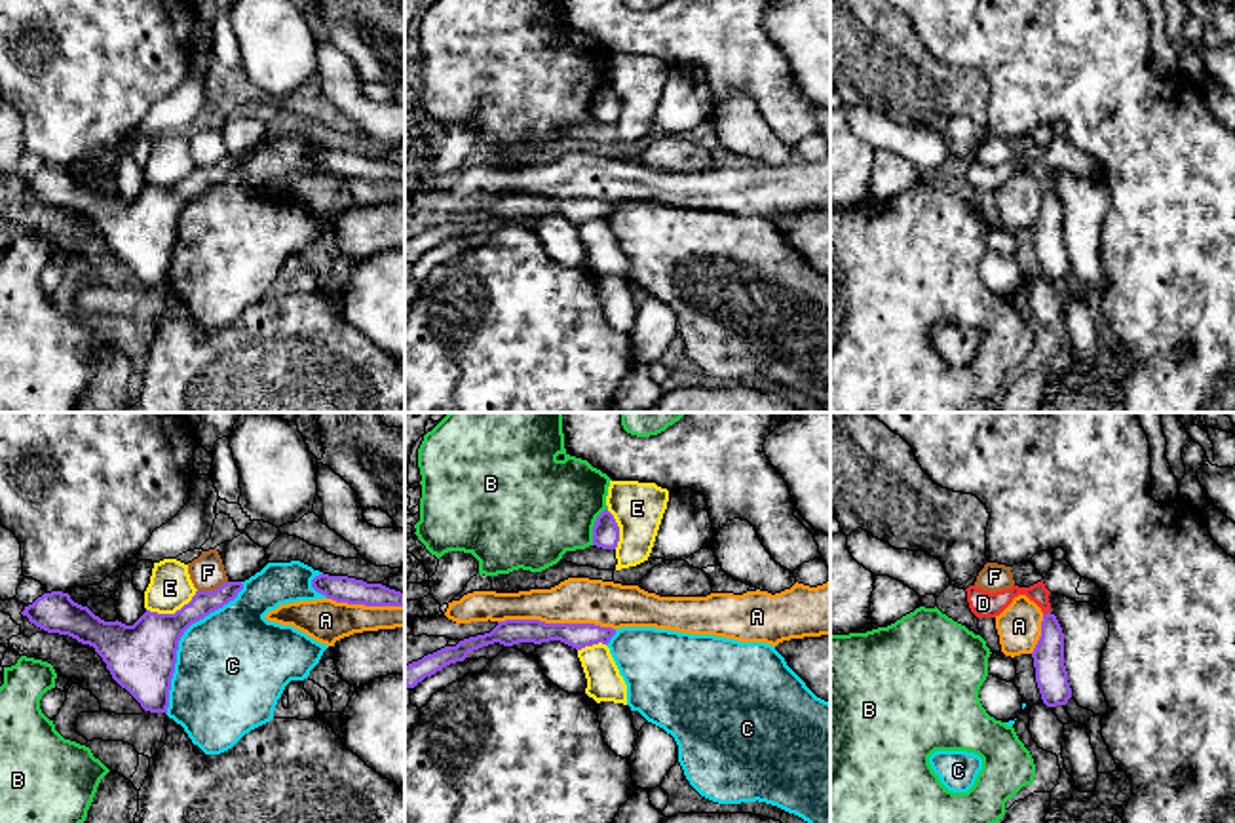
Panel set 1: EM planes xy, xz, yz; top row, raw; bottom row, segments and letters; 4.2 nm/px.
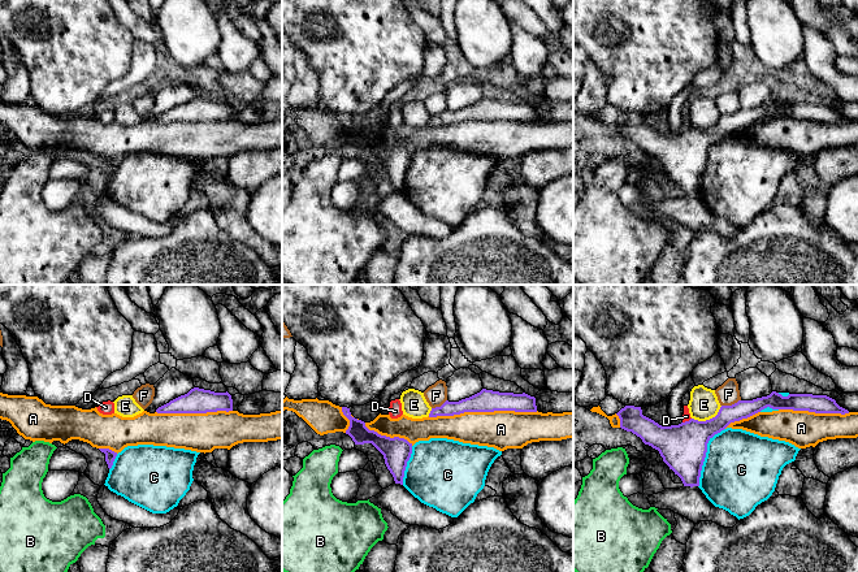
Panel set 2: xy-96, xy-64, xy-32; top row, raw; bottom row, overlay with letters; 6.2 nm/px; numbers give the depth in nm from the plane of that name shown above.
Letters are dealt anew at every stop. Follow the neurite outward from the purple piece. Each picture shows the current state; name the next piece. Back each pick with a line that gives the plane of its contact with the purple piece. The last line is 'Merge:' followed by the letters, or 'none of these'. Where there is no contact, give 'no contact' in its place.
Merge: none of these

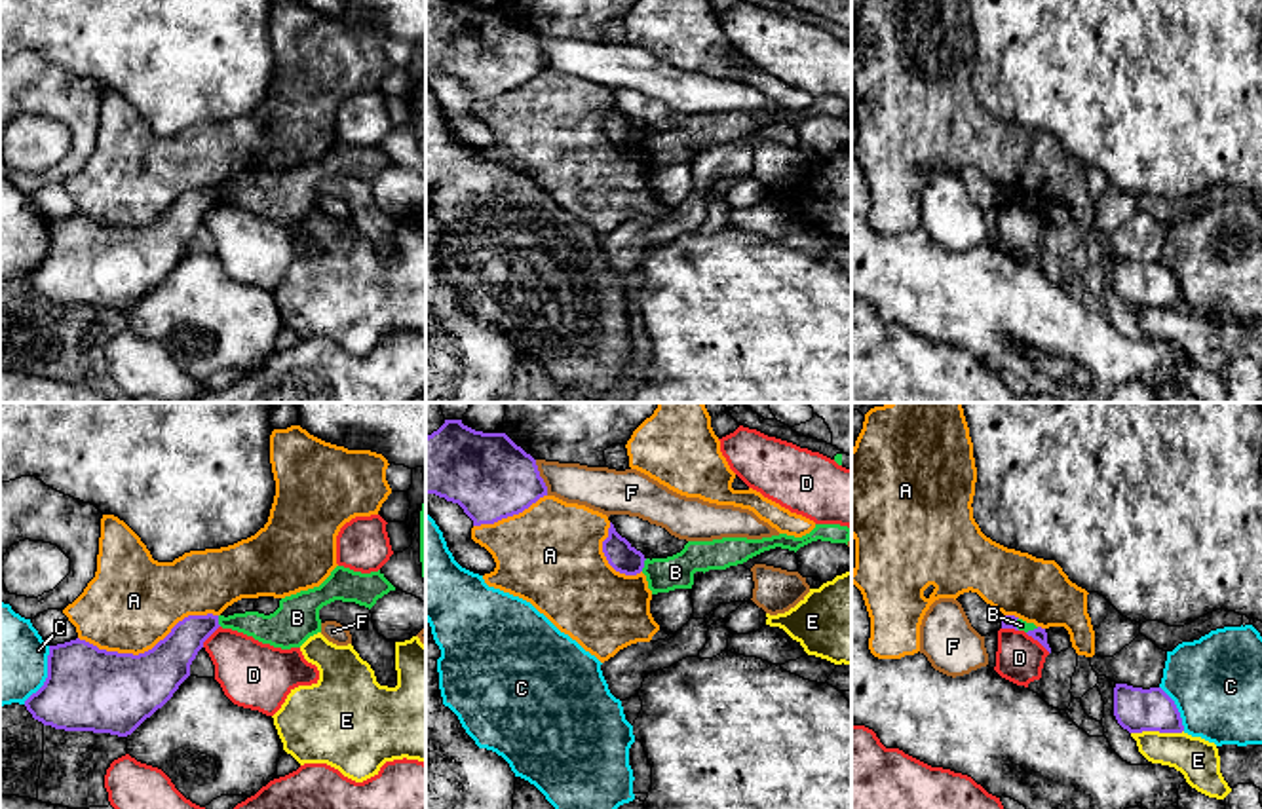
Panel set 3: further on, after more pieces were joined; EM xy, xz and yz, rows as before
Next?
Merge: none of these

